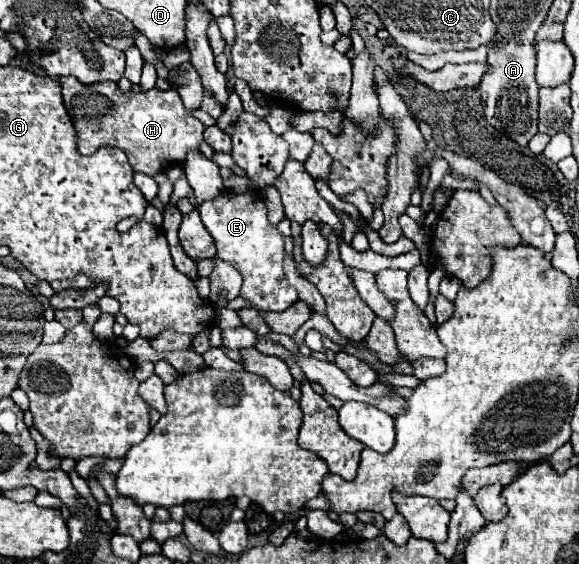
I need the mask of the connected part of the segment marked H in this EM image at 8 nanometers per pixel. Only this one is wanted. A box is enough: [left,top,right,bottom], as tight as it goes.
[57,77,203,175]

